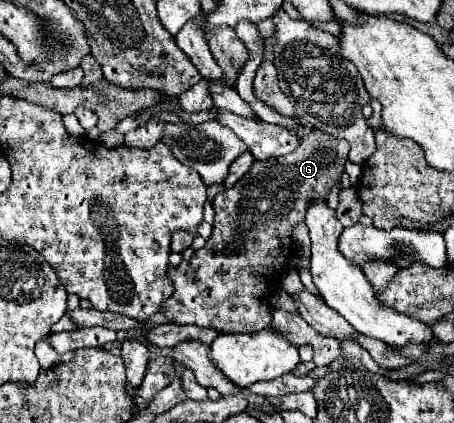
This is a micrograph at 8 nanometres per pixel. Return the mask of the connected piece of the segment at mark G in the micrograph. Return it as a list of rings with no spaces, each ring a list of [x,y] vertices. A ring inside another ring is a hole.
[[[313,129],[309,135],[301,137],[301,147],[297,151],[285,157],[255,161],[231,189],[217,193],[217,197],[213,199],[213,233],[207,239],[205,247],[195,251],[189,261],[181,261],[175,269],[169,267],[167,275],[173,281],[173,293],[161,305],[161,313],[167,317],[167,321],[179,325],[193,323],[199,327],[211,327],[221,333],[249,333],[269,327],[273,319],[271,295],[279,291],[279,281],[289,269],[285,267],[285,263],[293,257],[293,227],[305,221],[307,207],[313,201],[327,199],[329,191],[339,183],[343,167],[347,163],[347,153],[349,143]]]

